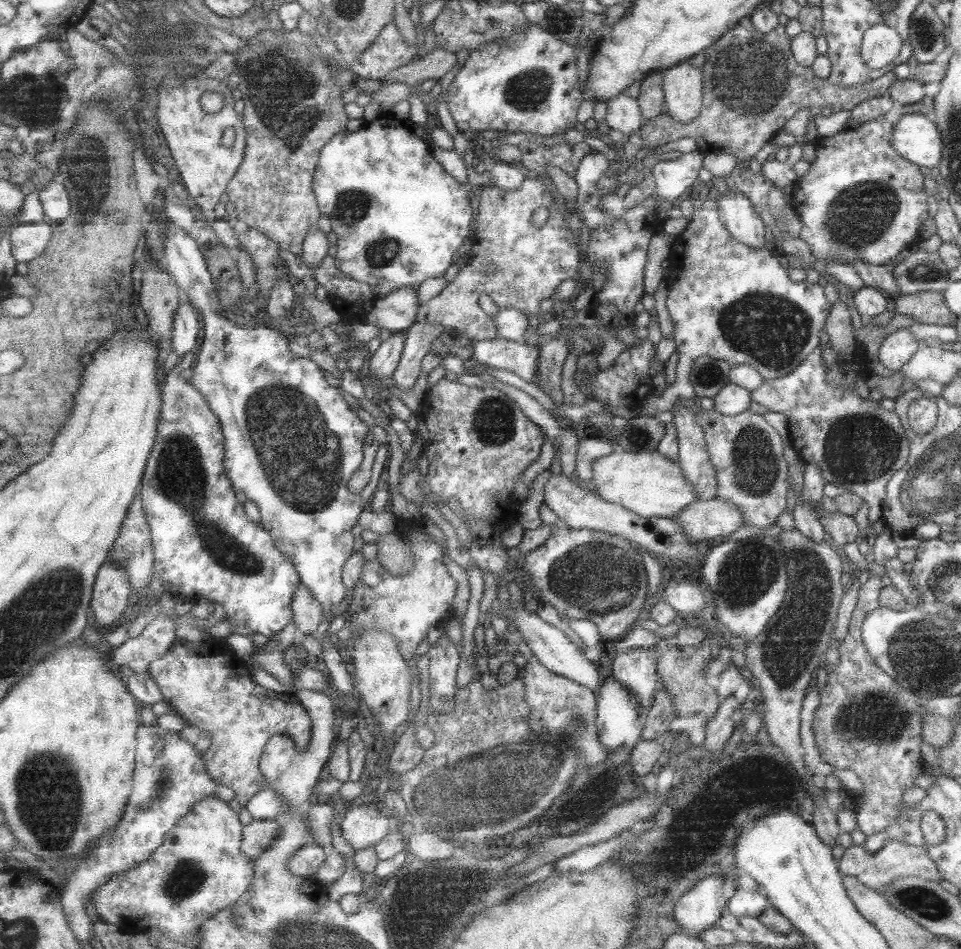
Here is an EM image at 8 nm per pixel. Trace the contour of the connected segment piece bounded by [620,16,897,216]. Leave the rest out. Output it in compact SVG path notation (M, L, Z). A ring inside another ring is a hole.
M749 16L741 18L733 29L725 33L714 45L705 49L704 53L706 54L706 63L701 67L704 75L704 107L700 115L685 125L671 121L666 114L658 116L650 122L645 122L643 127L625 143L620 151L621 158L625 163L634 163L636 157L642 155L642 151L658 148L667 144L667 142L675 142L677 138L692 138L698 143L699 149L705 153L724 152L735 156L736 166L731 174L724 177L726 184L730 189L746 195L754 203L755 210L765 213L767 216L770 216L767 202L769 194L773 190L773 184L760 172L753 173L749 168L739 169L741 162L750 160L751 156L765 142L772 140L771 136L775 134L775 130L779 130L783 126L783 122L789 120L795 112L805 108L813 109L814 107L819 109L829 108L831 113L844 110L850 111L853 106L857 106L863 100L885 94L887 88L897 79L893 71L889 71L875 80L851 88L829 84L825 78L816 78L811 69L794 61L793 52L790 50L790 38L785 34L783 25L778 24L769 32L760 33L755 30Z

